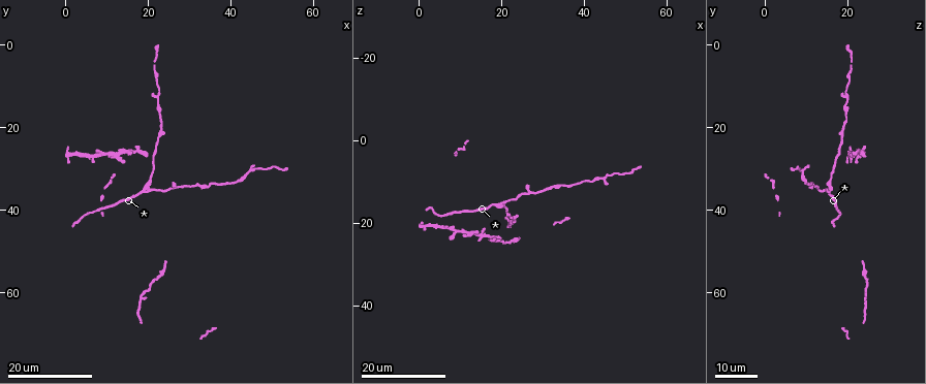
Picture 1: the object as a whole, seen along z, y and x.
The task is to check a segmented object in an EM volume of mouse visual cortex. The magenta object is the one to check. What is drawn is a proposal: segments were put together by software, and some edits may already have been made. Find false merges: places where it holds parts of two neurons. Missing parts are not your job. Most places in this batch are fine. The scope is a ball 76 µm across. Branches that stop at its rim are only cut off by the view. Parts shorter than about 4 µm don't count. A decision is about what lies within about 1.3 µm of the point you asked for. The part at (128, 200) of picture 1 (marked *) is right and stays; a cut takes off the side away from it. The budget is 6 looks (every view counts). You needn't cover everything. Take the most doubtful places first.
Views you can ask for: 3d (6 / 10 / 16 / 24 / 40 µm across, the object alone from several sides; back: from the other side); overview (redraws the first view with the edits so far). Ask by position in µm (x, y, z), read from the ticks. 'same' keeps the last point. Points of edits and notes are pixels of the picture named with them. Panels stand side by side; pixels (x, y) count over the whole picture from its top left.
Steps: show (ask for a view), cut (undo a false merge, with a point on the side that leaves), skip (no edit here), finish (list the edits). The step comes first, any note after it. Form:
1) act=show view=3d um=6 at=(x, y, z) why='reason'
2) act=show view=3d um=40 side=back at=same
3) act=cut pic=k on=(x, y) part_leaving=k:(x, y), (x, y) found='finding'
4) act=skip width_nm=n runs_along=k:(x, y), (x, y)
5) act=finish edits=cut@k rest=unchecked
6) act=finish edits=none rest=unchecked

act=show view=3d um=16 at=(18.5, 35.5, 15.5)

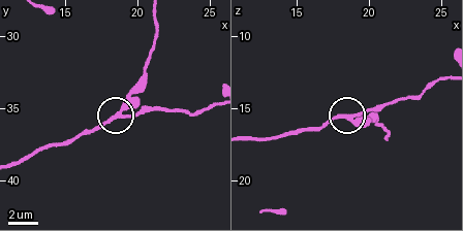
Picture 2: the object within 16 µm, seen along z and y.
act=show view=3d um=6 at=(18.8, 35.2, 15.8) why='zoom in'

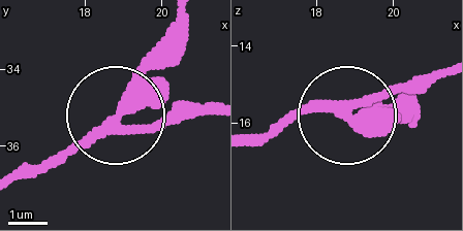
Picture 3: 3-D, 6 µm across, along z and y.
act=skip runs_along=3:(248, 137), (317, 108), (403, 118) found='all the same neuron'

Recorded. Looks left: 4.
act=show view=3d um=16 at=(23.0, 12.0, 19.5) why='thick turns thin'

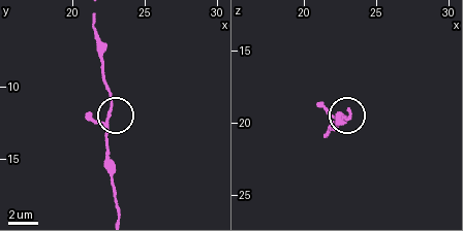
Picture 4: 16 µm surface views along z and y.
act=show view=3d um=6 at=same why='closer look'

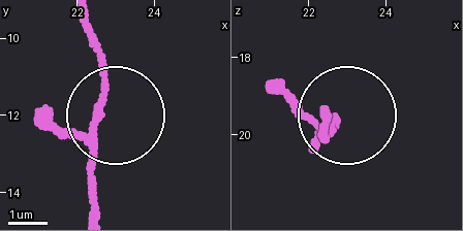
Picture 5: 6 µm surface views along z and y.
act=skip runs_along=5:(95, 205), (102, 57), (92, 31) found='continuous, no second neuron'

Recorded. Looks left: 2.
act=show view=3d um=16 at=(35.0, 34.5, 10.5) why='thick turns thin'

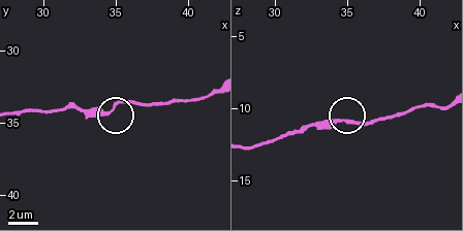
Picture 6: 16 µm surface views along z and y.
act=show view=3d um=10 at=(34.6, 34.4, 10.8)

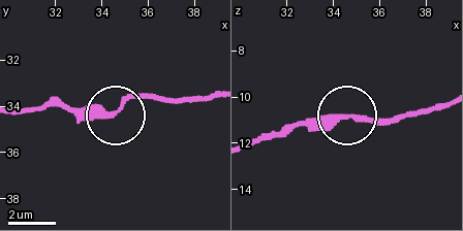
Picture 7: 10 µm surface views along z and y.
act=skip runs_along=7:(17, 112), (40, 107), (112, 112), (141, 95), (168, 99) found='one neuron here'

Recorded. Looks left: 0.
act=finish edits=none rest=unchecked

